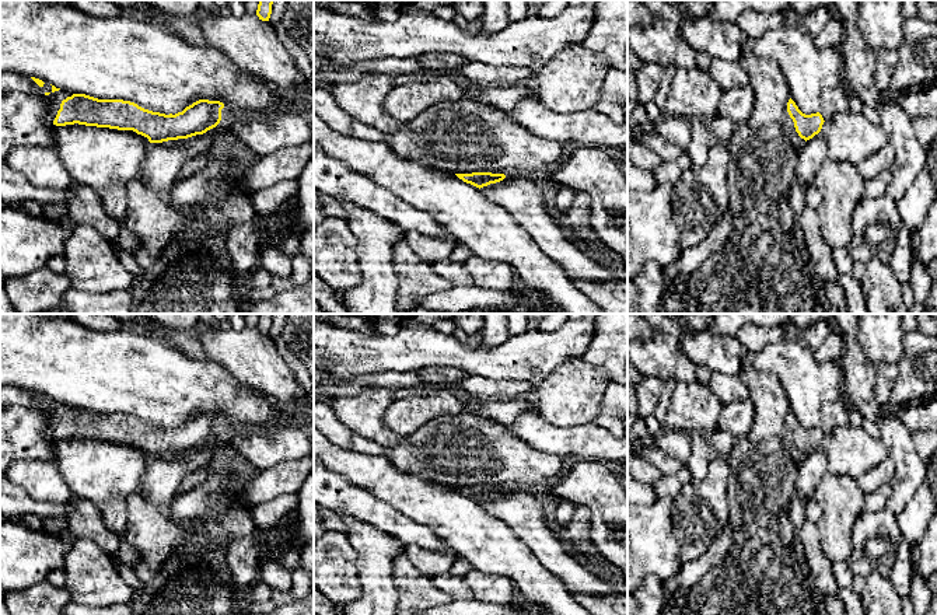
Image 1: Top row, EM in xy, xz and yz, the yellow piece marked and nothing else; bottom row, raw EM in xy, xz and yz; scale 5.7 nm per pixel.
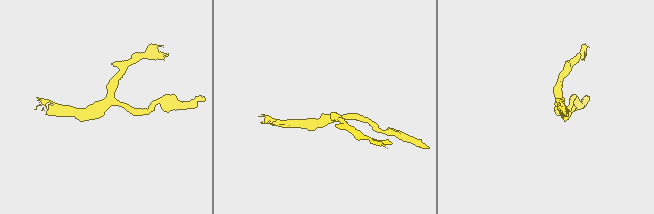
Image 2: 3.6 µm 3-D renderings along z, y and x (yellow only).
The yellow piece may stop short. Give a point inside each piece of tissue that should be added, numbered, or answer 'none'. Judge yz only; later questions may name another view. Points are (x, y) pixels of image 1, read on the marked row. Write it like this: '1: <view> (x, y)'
none

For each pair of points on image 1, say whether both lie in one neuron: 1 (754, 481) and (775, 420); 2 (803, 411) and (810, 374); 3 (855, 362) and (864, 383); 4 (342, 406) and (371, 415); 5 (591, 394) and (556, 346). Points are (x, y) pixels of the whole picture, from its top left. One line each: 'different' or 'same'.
1: same
2: same
3: same
4: same
5: different

